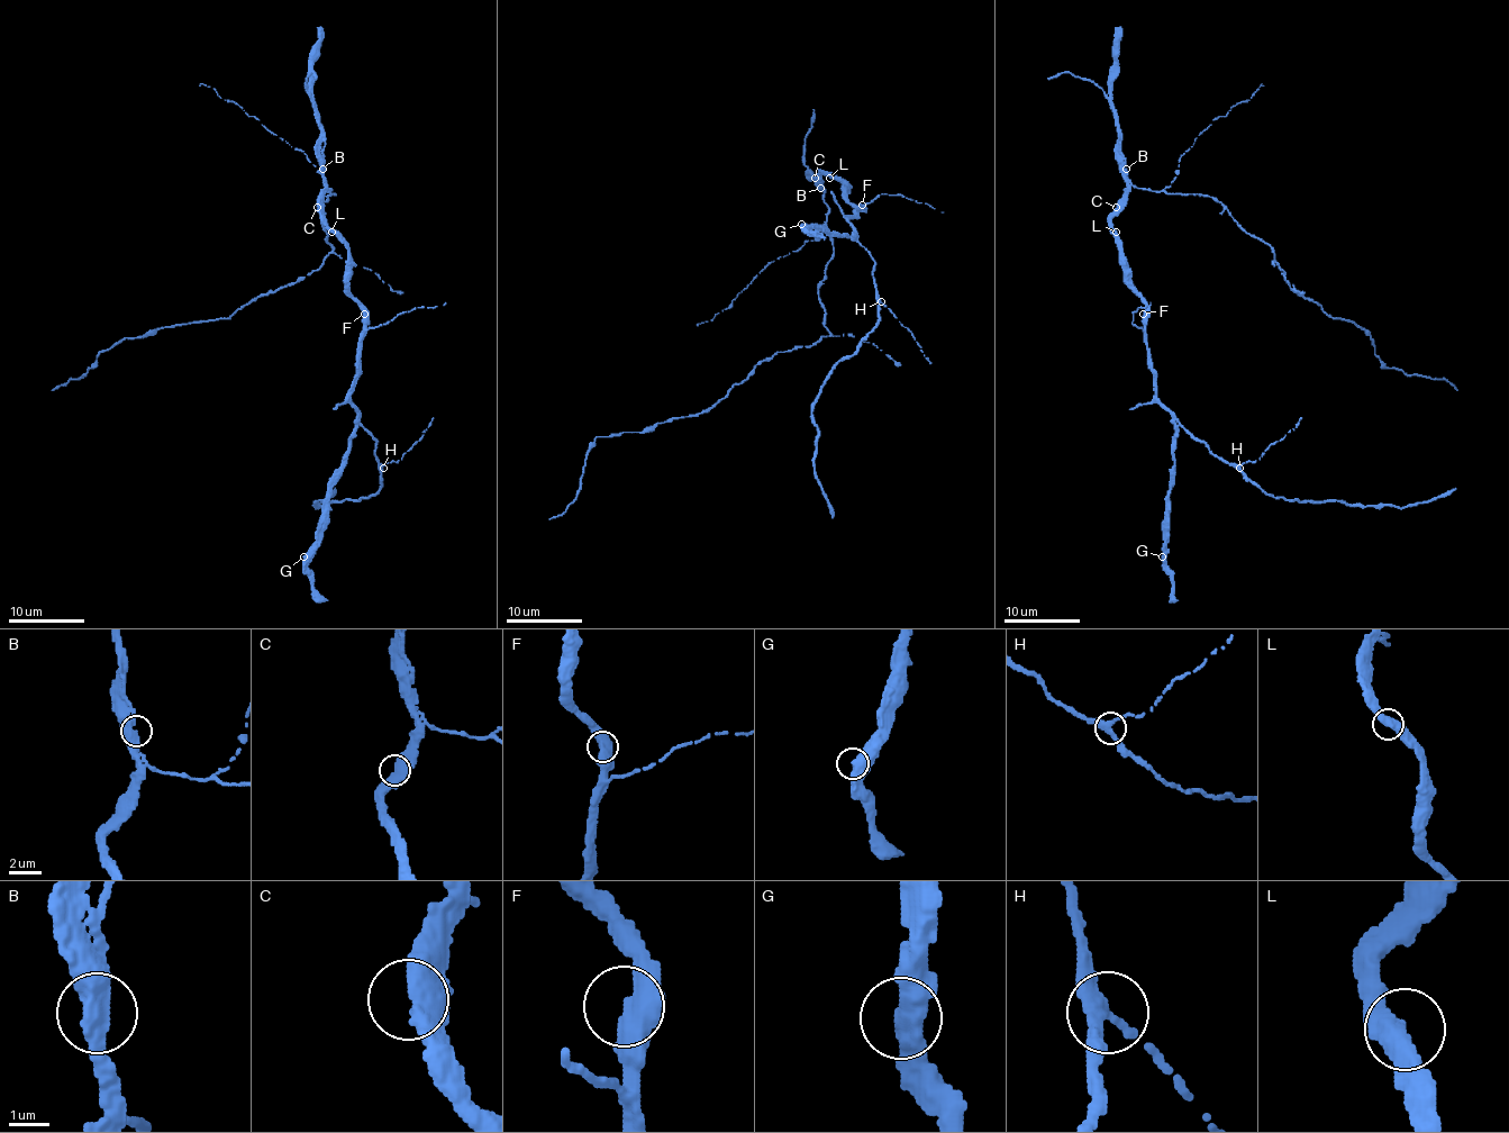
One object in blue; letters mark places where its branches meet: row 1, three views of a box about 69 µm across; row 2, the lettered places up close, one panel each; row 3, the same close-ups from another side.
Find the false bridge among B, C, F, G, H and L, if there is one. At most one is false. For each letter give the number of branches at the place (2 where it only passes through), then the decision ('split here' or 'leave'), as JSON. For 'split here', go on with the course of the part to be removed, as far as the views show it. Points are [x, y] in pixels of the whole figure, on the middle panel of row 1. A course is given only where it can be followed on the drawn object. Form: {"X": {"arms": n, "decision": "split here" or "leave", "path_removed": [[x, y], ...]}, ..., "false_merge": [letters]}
{"B": {"arms": 2, "decision": "leave"}, "C": {"arms": 2, "decision": "leave"}, "F": {"arms": 2, "decision": "leave"}, "G": {"arms": 2, "decision": "leave"}, "H": {"arms": 2, "decision": "leave"}, "L": {"arms": 2, "decision": "leave"}, "false_merge": []}

